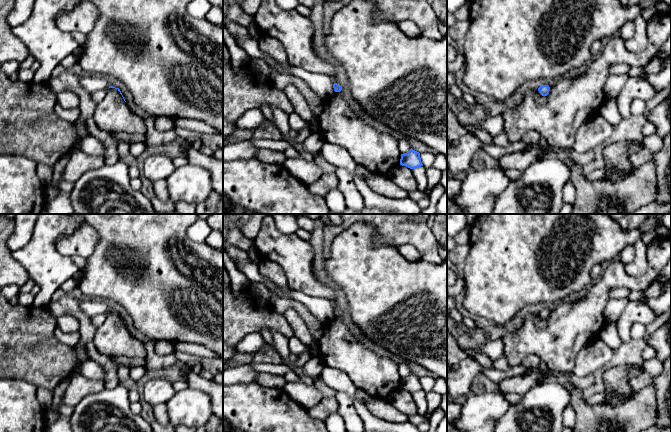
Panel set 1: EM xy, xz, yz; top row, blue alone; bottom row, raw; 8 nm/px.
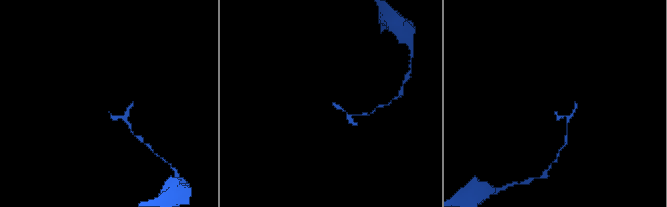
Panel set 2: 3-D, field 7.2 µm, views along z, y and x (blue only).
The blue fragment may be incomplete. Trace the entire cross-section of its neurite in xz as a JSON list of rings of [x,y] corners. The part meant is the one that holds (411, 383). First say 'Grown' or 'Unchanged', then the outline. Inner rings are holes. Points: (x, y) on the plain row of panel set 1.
Unchanged. [[[412,372],[405,378],[401,378],[400,389],[410,393],[415,393],[423,390],[420,382],[420,377]]]

